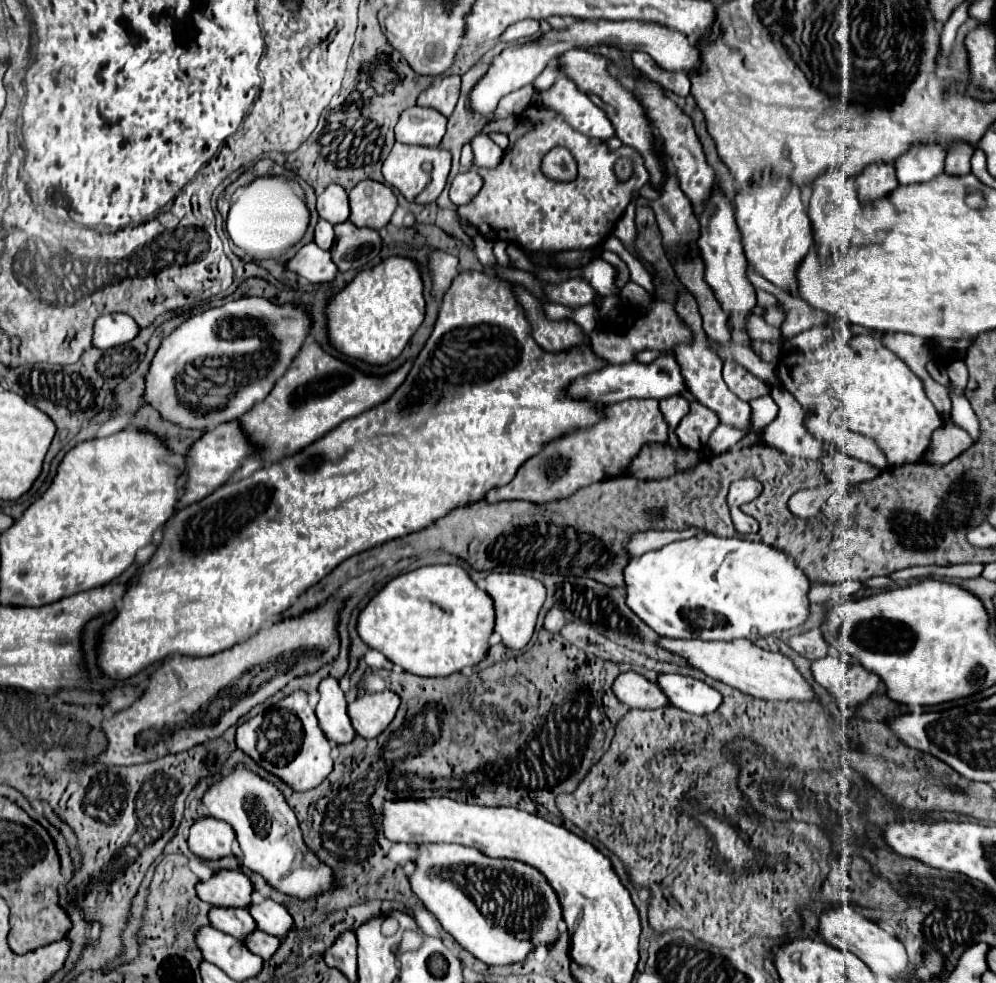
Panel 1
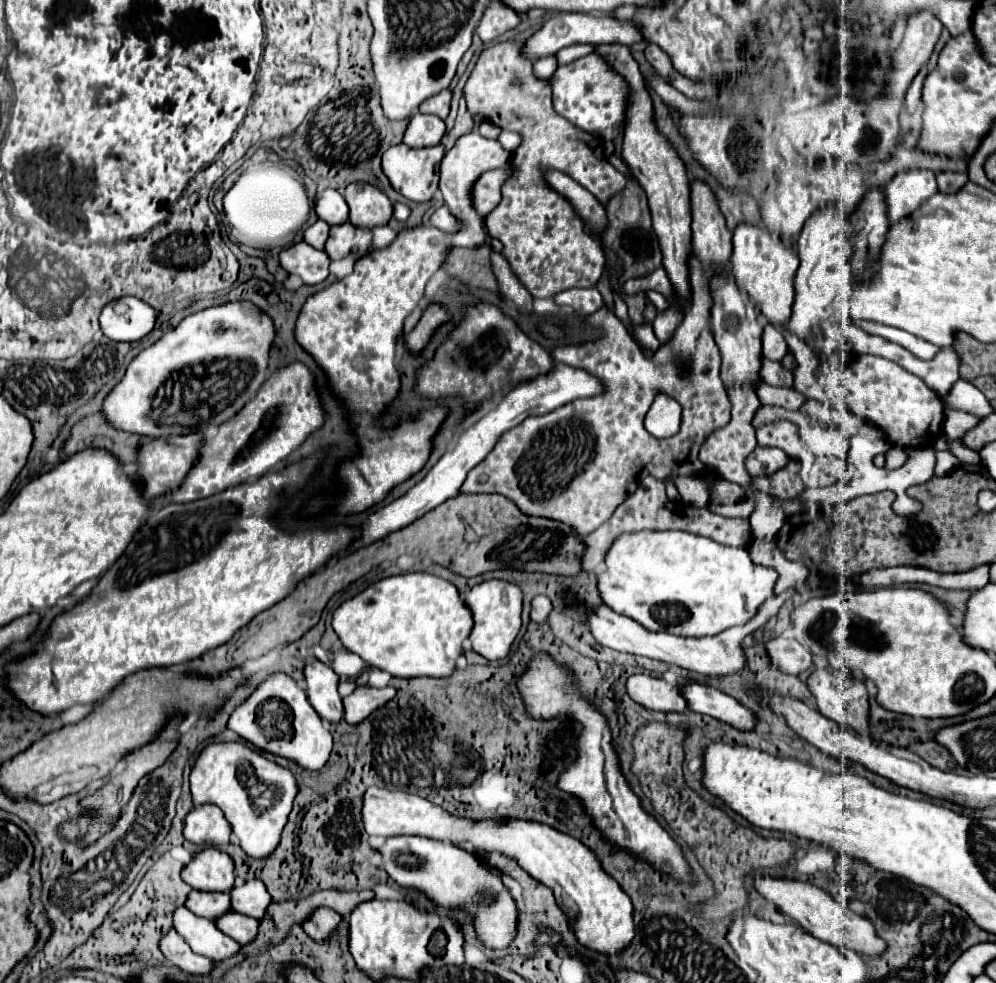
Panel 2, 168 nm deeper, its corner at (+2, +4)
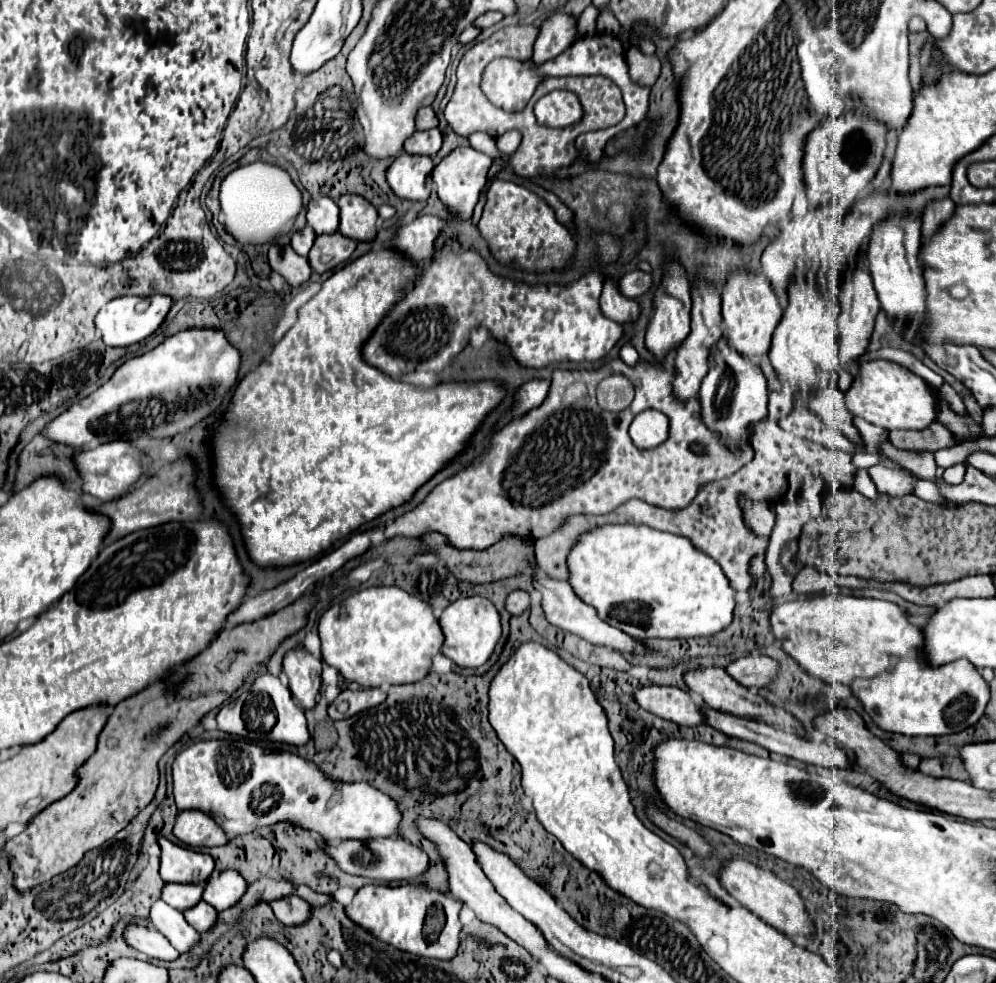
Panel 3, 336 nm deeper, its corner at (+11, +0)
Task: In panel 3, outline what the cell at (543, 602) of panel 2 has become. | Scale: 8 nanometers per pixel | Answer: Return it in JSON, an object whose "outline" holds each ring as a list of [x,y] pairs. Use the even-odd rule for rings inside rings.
{"outline":[[[514,591],[506,599],[506,609],[510,611],[510,615],[522,615],[524,611],[528,611],[528,605],[530,605],[530,595],[526,591]]]}

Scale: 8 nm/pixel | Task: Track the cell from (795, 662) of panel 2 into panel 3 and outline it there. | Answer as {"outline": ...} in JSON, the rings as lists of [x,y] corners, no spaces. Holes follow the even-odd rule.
{"outline":[[[746,655],[726,667],[728,675],[750,689],[762,689],[774,683],[778,669],[780,663],[768,655]]]}

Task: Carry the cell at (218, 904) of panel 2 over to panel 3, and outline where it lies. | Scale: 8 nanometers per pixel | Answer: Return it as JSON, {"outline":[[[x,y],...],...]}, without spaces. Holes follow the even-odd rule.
{"outline":[[[166,883],[162,889],[162,901],[166,901],[170,907],[184,911],[192,909],[196,901],[202,899],[202,885],[182,885],[182,883]]]}

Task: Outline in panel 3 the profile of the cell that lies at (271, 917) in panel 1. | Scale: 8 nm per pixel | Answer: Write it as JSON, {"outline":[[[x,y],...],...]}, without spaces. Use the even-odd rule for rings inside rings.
{"outline":[[[222,871],[218,877],[210,877],[204,887],[204,901],[216,911],[226,911],[234,907],[246,893],[248,883],[236,871]]]}

